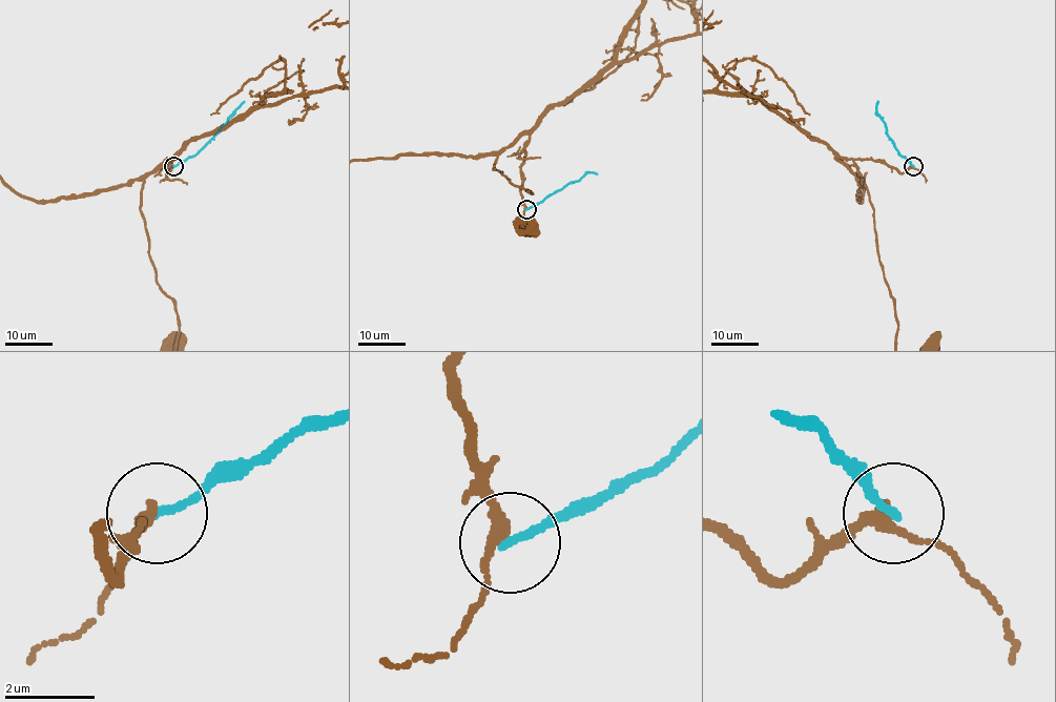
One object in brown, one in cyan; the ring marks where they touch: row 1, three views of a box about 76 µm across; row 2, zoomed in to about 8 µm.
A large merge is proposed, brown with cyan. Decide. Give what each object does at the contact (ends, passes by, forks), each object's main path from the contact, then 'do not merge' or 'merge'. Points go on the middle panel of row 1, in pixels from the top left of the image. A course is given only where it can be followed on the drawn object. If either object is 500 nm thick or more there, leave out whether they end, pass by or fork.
brown passes by; cyan ends; course cyan (526, 209), (577, 182), (587, 172), (597, 174); do not merge

